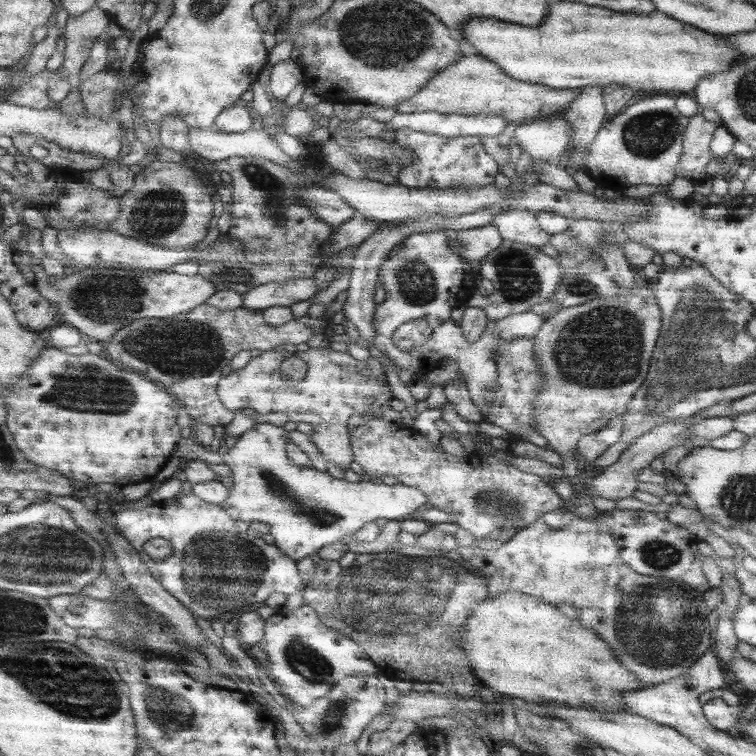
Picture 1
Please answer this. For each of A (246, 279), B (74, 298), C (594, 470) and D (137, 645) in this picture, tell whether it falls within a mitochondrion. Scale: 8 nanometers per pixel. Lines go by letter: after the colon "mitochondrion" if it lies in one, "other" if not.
A: other
B: mitochondrion
C: other
D: other

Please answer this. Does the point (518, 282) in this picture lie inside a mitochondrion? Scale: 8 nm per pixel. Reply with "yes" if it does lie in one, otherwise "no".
yes

